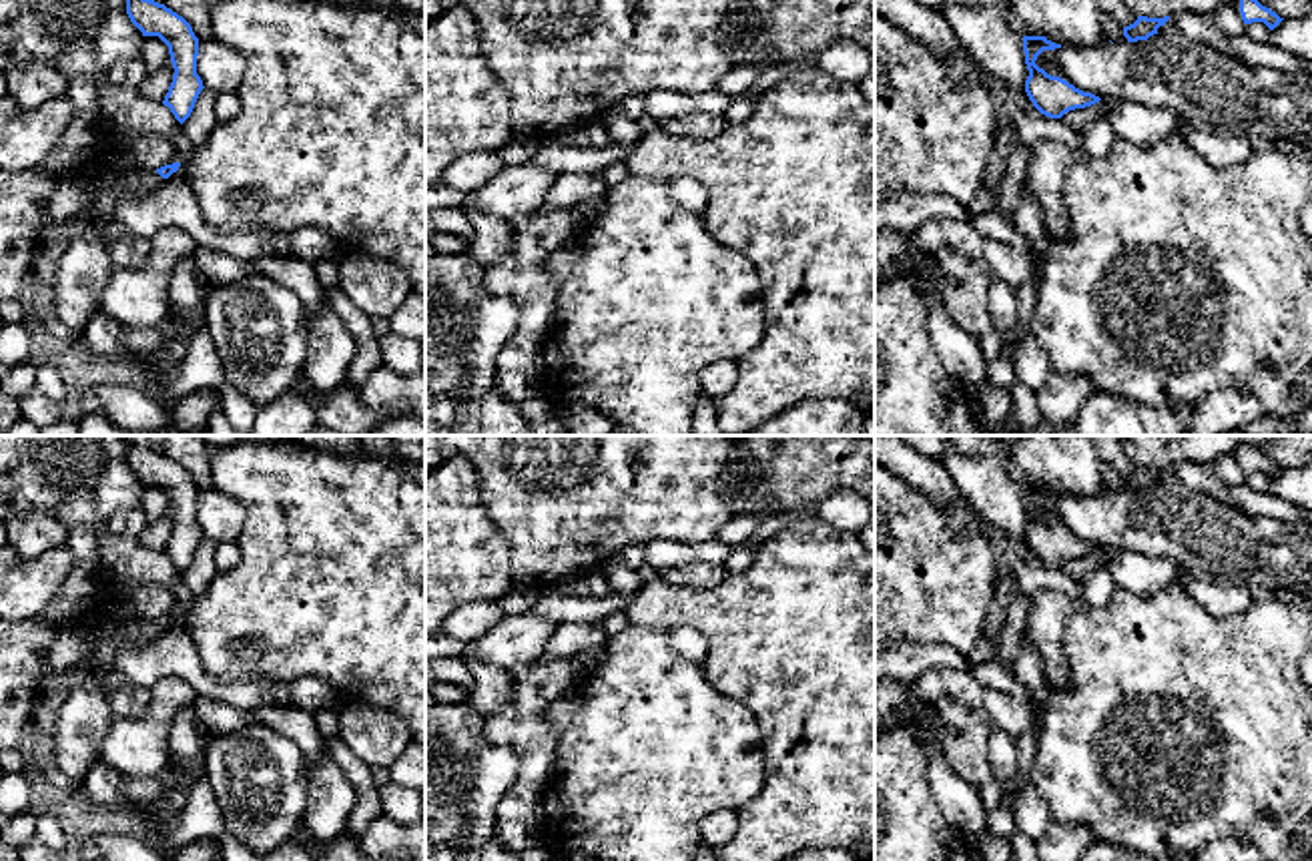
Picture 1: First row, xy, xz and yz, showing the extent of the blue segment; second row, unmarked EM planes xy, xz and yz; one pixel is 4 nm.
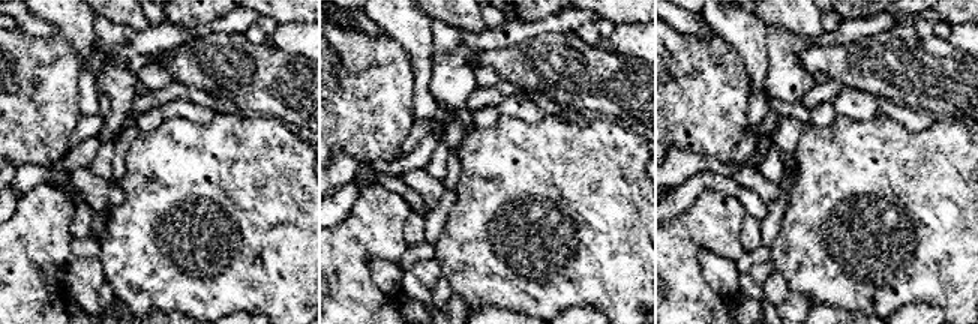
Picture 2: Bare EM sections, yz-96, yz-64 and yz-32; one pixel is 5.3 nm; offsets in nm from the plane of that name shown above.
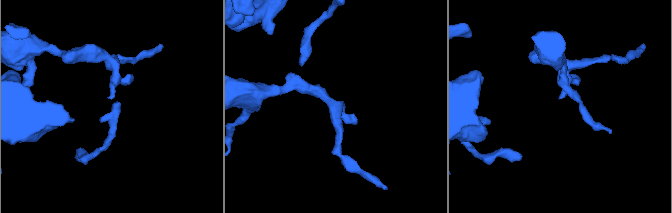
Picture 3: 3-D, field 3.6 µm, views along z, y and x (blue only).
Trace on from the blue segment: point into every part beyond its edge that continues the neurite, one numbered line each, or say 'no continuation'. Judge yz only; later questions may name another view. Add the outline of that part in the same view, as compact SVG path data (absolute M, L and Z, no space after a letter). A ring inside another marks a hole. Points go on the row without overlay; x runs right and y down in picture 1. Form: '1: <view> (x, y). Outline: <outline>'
no continuation

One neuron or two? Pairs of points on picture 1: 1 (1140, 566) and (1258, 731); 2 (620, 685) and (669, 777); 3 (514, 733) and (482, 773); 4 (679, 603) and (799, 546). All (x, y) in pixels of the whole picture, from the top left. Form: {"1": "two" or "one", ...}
{"1": "two", "2": "one", "3": "two", "4": "one"}

